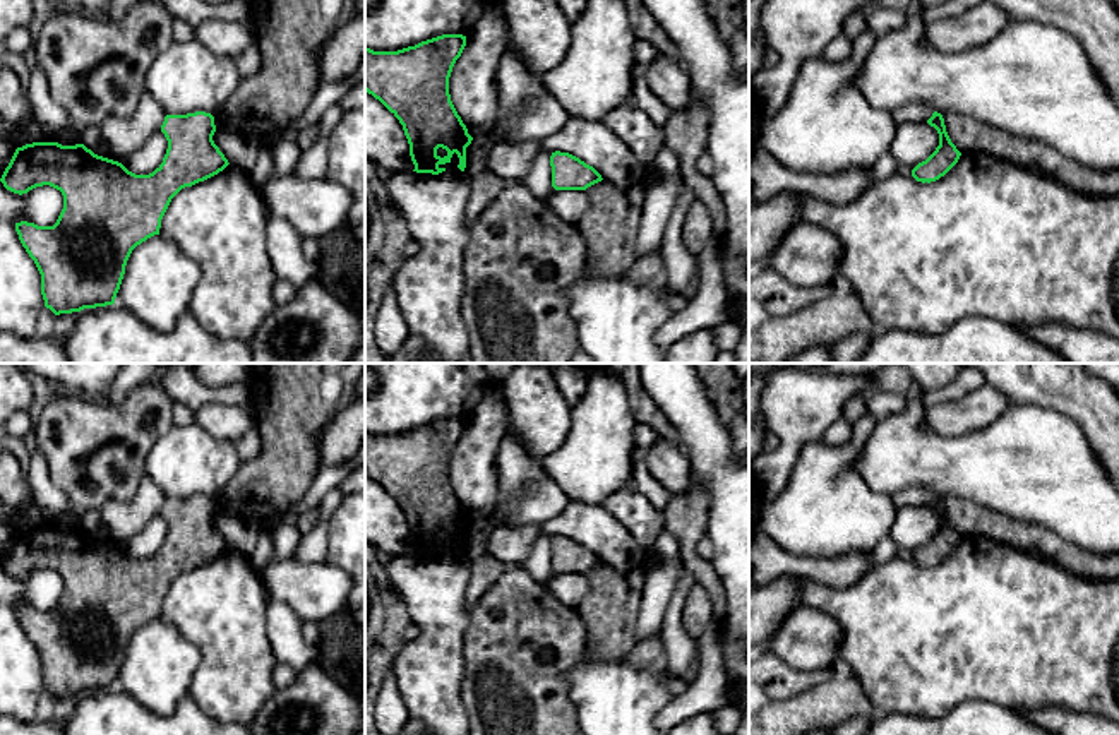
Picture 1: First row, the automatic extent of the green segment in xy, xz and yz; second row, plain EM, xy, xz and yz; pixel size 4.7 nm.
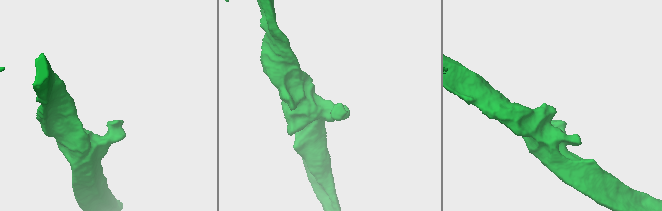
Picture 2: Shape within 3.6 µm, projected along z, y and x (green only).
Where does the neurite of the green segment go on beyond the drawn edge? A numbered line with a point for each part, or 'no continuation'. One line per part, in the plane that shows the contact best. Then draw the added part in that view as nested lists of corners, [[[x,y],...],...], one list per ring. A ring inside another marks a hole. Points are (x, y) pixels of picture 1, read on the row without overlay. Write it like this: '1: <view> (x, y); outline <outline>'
no continuation

